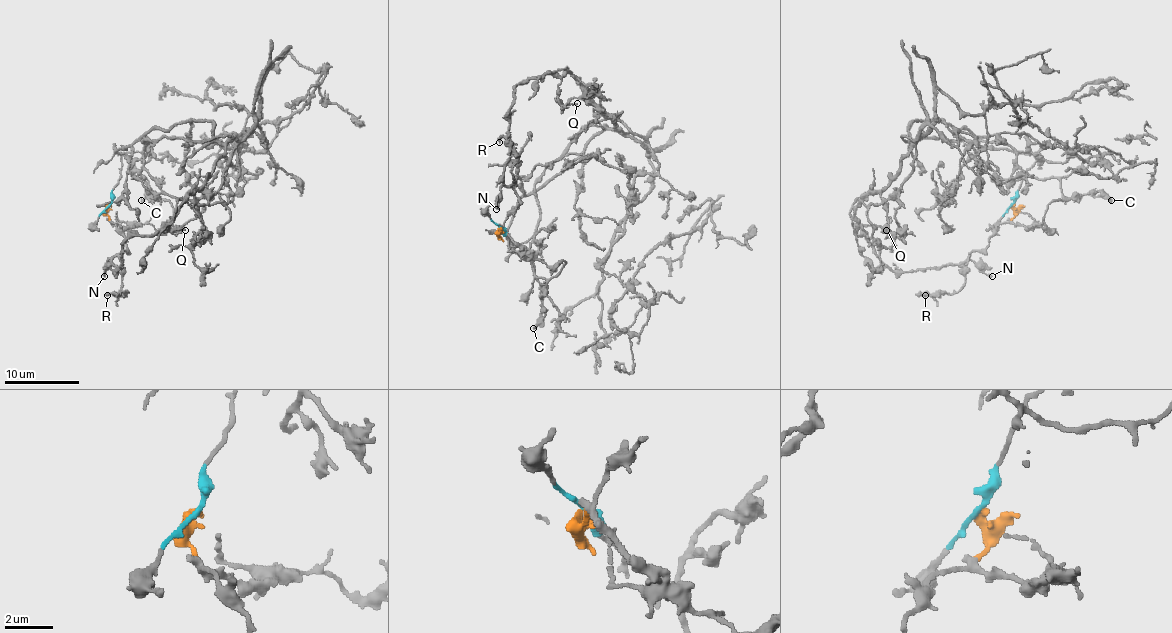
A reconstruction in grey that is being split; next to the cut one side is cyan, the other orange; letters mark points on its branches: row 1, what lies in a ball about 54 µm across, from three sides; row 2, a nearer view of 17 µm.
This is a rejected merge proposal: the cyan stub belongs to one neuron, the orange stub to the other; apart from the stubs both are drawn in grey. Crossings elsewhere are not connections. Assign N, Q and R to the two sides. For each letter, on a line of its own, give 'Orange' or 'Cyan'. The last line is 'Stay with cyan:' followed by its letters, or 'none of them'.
N: Orange
Q: Orange
R: Orange
Stay with cyan: none of them

